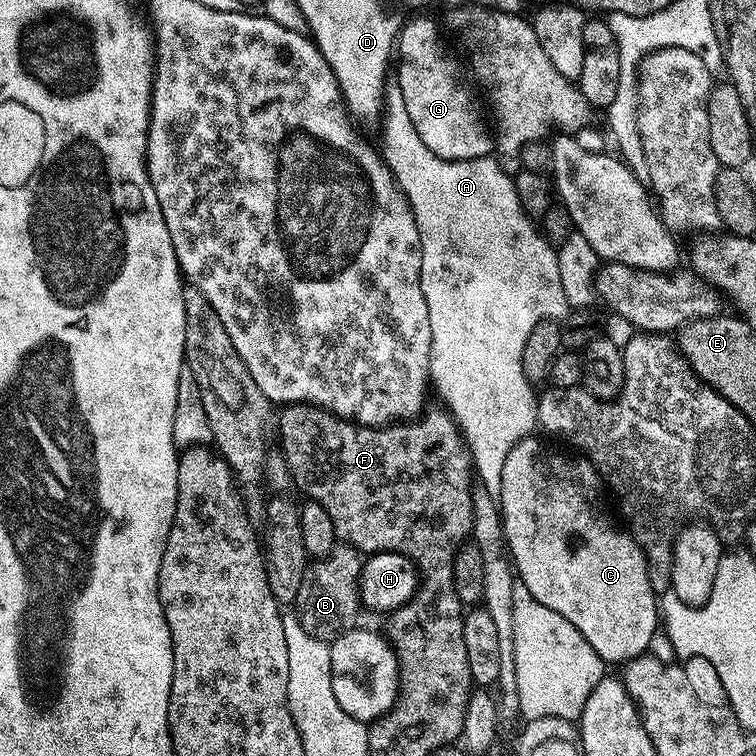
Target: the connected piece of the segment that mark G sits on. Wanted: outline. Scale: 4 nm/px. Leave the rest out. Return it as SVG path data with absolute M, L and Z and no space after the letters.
M419 16L409 19L398 37L398 83L402 90L402 102L406 102L406 114L410 114L414 130L418 130L418 138L422 138L422 142L431 152L438 154L438 158L473 160L488 156L494 148L494 136L490 131L489 121L486 116L484 121L484 116L468 89L469 77L462 64L460 69L459 62L448 53L441 25Z

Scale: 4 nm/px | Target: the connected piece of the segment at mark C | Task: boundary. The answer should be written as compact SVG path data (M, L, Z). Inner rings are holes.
M536 438L519 440L514 446L514 450L510 450L510 454L506 454L506 466L502 466L502 490L498 497L500 515L504 518L504 539L514 565L515 575L518 577L523 591L529 592L534 600L542 606L546 606L549 613L555 614L560 620L570 622L572 629L578 633L579 639L590 642L590 646L596 651L597 657L601 661L613 660L617 666L620 666L648 652L650 638L654 638L654 634L658 631L658 593L650 586L648 563L636 537L628 530L619 532L600 513L600 508L596 505L596 491L602 488L600 473L592 465L591 460L580 454L572 455L576 456L567 456L564 452L540 452L540 444Z

